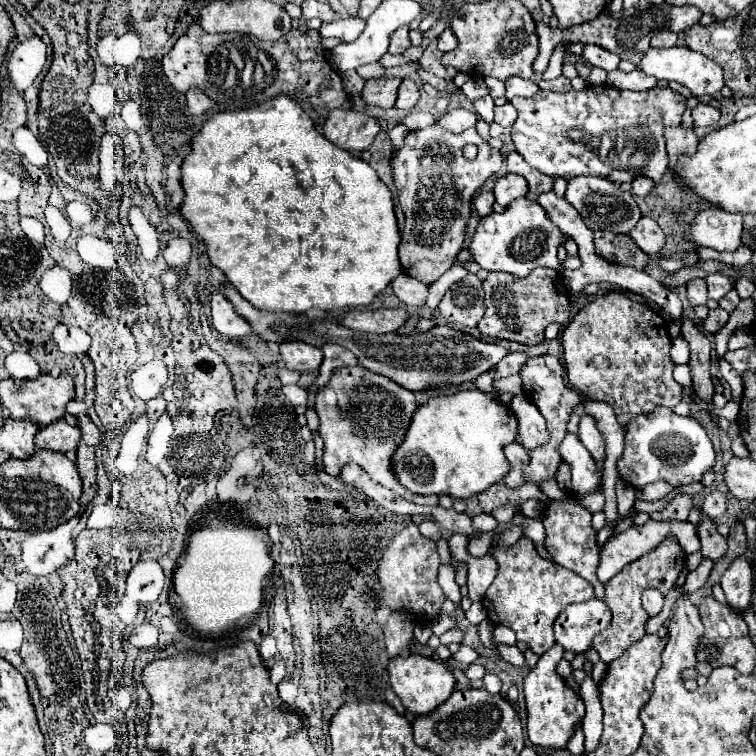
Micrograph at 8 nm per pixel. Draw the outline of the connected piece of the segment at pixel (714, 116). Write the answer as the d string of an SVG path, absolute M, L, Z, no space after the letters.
M698 104L694 110L692 110L692 118L694 118L694 126L714 126L718 120L720 120L720 110L716 110L714 106L710 104Z

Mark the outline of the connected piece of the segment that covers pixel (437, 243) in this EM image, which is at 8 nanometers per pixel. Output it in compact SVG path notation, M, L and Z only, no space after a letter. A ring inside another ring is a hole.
M434 124L408 132L402 146L392 150L390 168L398 190L398 202L406 216L400 242L402 270L424 284L432 284L454 264L472 212L472 196L490 176L500 172L502 154L498 148L492 148L482 140L476 128L452 134ZM466 144L474 144L478 148L478 156L474 160L466 160L462 156L462 148Z

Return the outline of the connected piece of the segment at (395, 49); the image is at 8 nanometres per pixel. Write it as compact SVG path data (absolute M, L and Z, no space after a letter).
M398 28L394 34L392 34L392 40L390 40L390 54L404 54L406 48L410 48L412 42L410 42L410 36L408 36L408 28Z

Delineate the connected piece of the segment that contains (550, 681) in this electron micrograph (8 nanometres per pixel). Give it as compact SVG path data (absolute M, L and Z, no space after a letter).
M554 644L546 654L540 656L536 666L523 680L523 693L528 708L528 738L536 746L552 750L564 750L570 736L574 734L576 724L580 724L584 718L582 698L556 672L562 654L564 648L560 648L560 644Z

